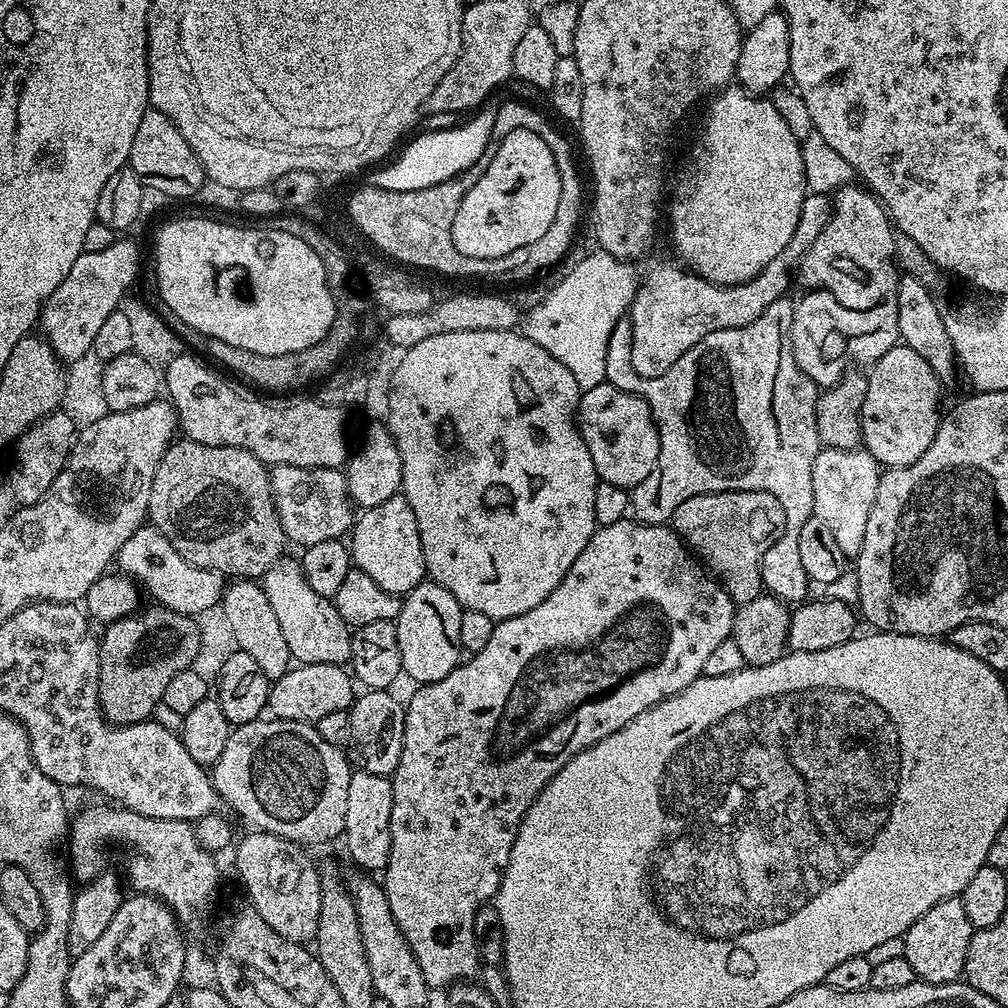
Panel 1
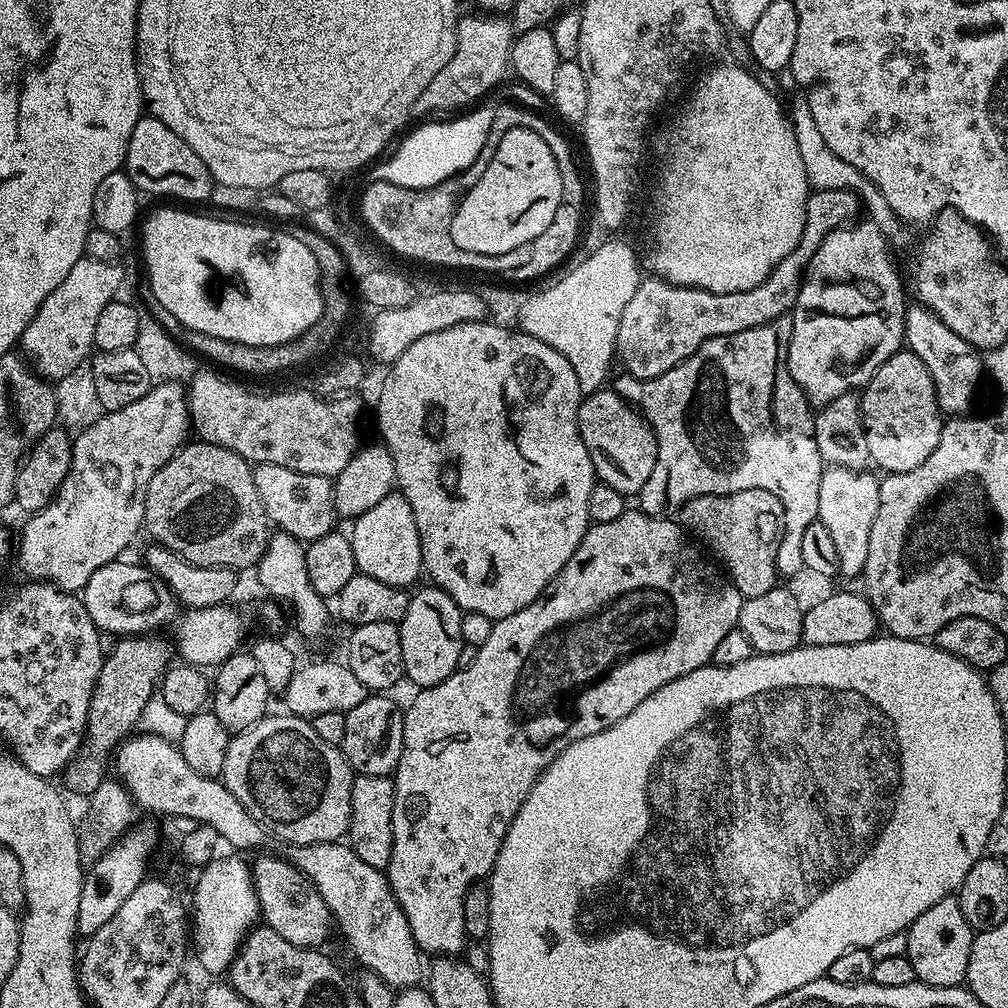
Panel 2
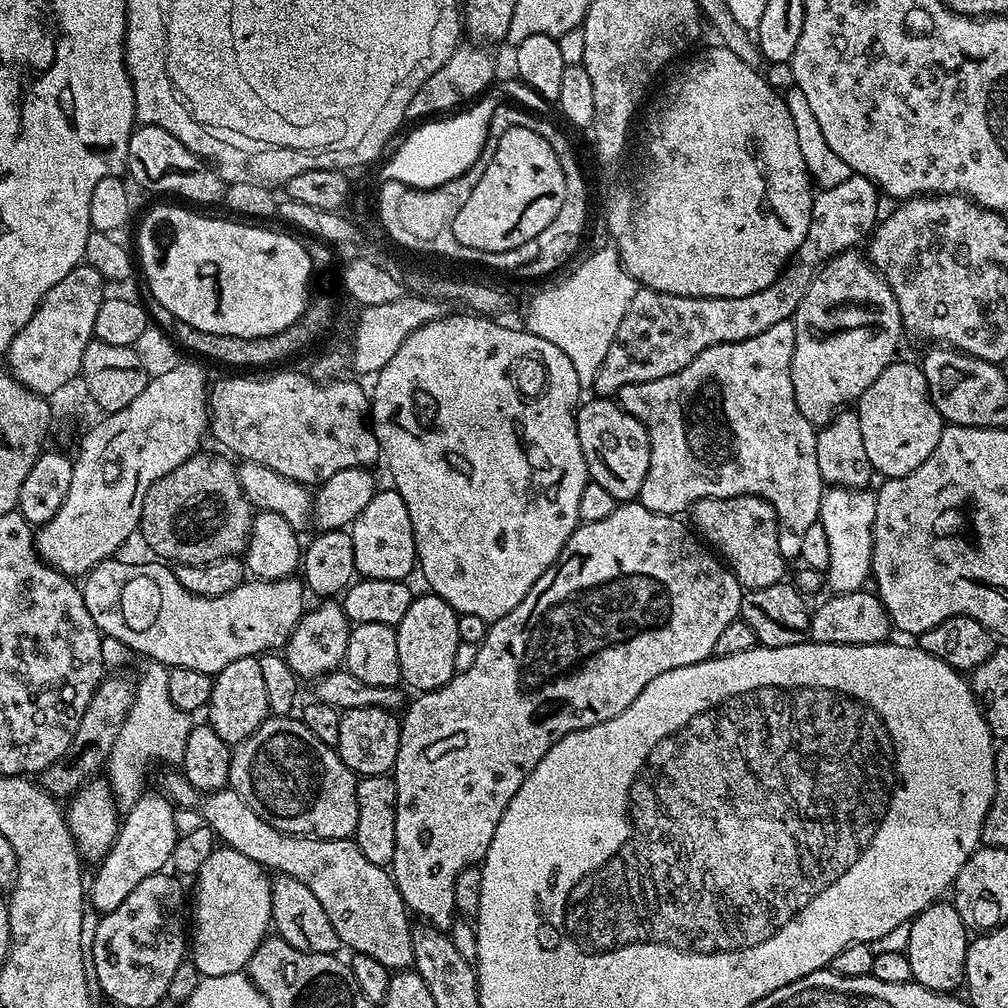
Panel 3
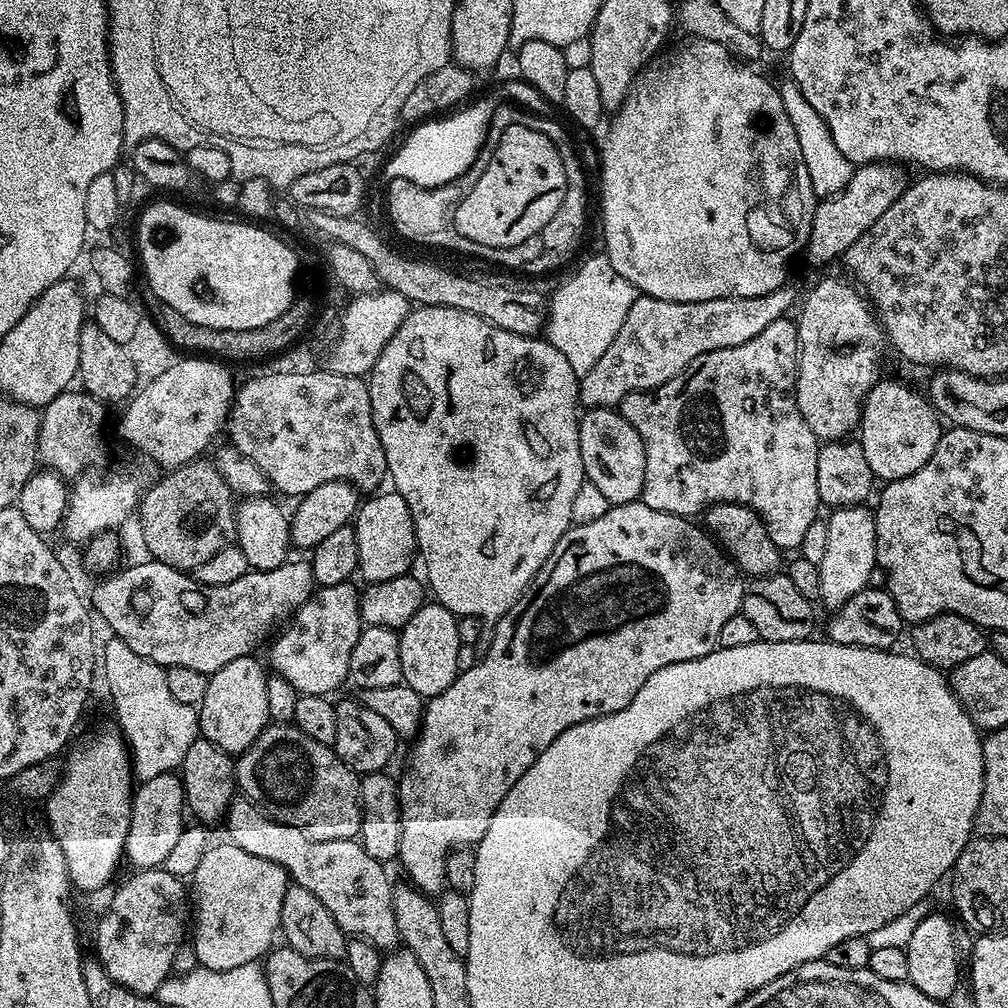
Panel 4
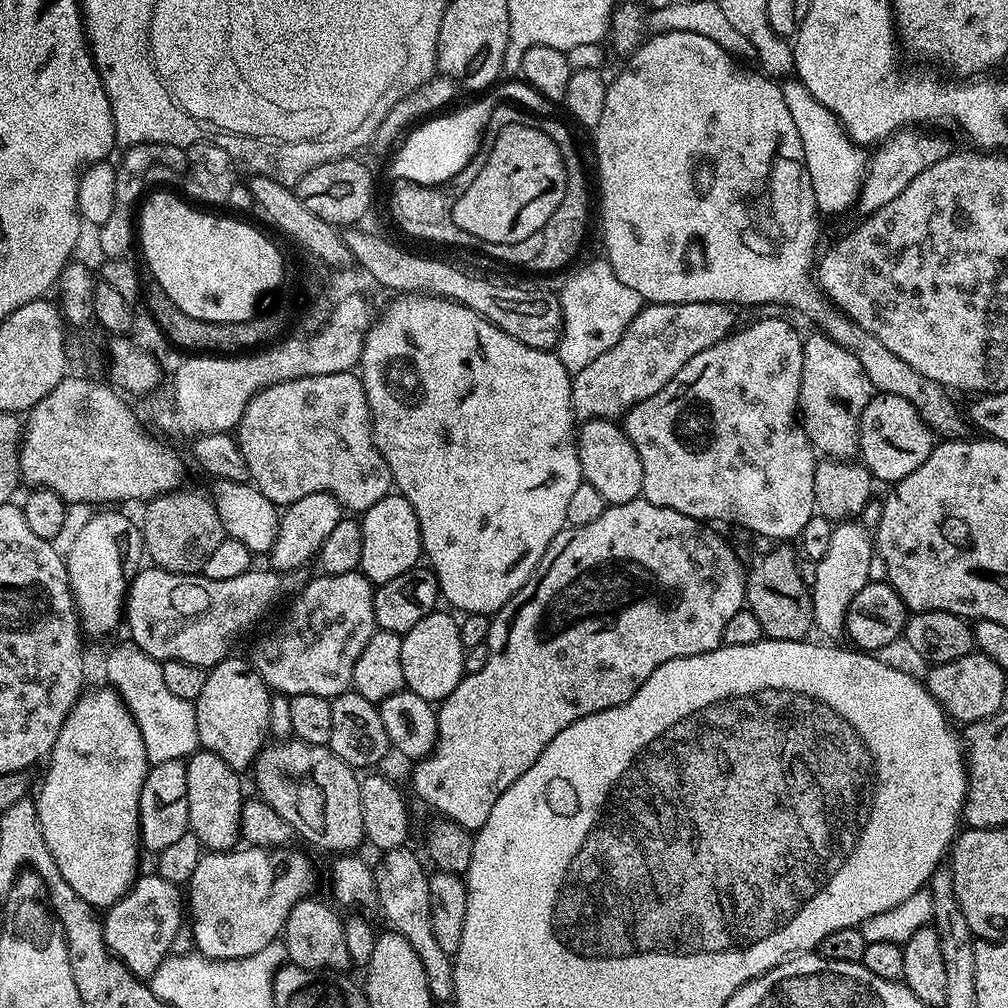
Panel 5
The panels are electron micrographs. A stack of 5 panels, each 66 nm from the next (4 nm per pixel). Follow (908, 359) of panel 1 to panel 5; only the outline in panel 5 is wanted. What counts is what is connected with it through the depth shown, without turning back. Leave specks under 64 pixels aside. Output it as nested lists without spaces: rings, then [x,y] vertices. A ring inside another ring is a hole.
[[[876,392],[860,415],[859,459],[877,481],[895,482],[914,474],[932,453],[934,433],[920,417],[918,409],[896,394]]]

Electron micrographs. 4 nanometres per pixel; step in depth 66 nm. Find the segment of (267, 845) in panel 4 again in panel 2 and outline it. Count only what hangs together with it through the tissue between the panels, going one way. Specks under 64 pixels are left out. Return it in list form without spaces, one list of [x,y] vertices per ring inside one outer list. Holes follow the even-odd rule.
[[[133,735],[130,742],[121,744],[115,750],[114,772],[125,788],[131,791],[141,809],[144,807],[146,811],[157,812],[160,816],[177,816],[180,820],[214,826],[227,847],[229,844],[232,848],[248,852],[258,847],[266,837],[266,829],[252,817],[246,806],[242,806],[242,802],[238,802],[238,798],[234,798],[234,794],[230,794],[223,782],[196,773],[186,763],[186,758],[182,758],[179,747],[166,738]],[[344,842],[297,844],[287,850],[287,859],[302,875],[310,878],[318,894],[322,894],[322,902],[326,902],[335,925],[360,959],[359,967],[378,974],[393,990],[417,987],[425,975],[426,964],[420,961],[422,953],[414,942],[410,922],[406,922],[406,914],[388,885],[387,875],[362,862]]]

